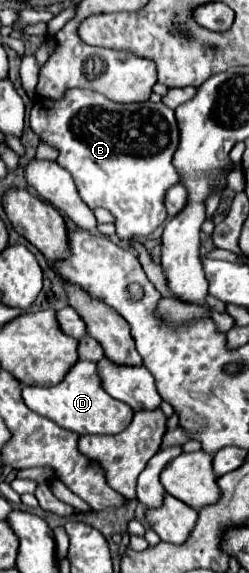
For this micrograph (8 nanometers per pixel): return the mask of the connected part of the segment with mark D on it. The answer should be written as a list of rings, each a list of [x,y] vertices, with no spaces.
[[[76,361],[58,385],[52,385],[52,387],[26,385],[26,387],[22,387],[22,399],[38,415],[50,417],[60,427],[76,431],[78,435],[86,435],[86,433],[116,435],[128,427],[128,423],[132,421],[132,415],[134,415],[134,411],[128,409],[124,401],[110,397],[102,389],[102,383],[100,383],[100,377],[96,371],[96,363],[92,363],[92,361]]]

